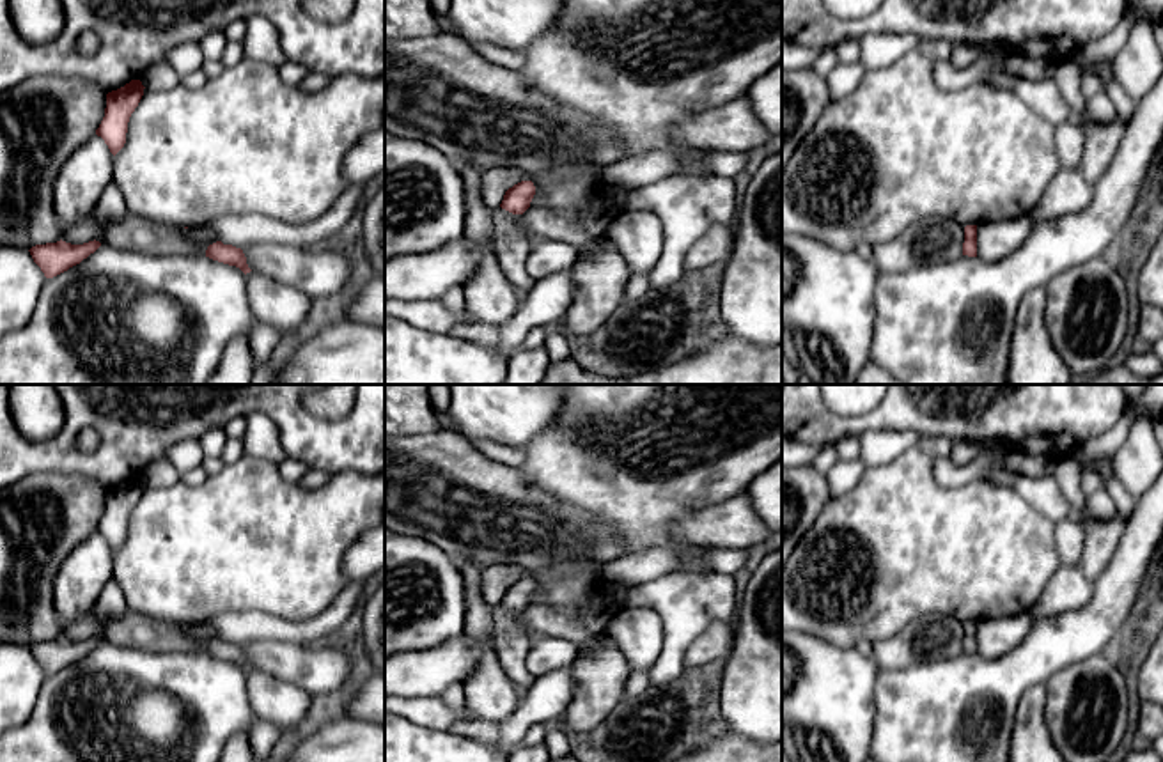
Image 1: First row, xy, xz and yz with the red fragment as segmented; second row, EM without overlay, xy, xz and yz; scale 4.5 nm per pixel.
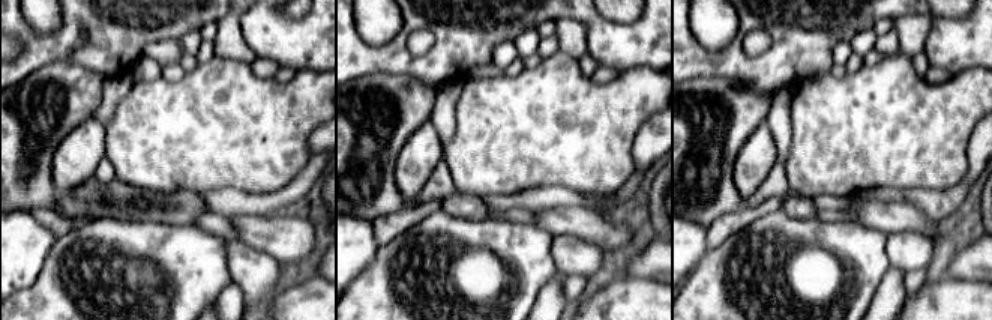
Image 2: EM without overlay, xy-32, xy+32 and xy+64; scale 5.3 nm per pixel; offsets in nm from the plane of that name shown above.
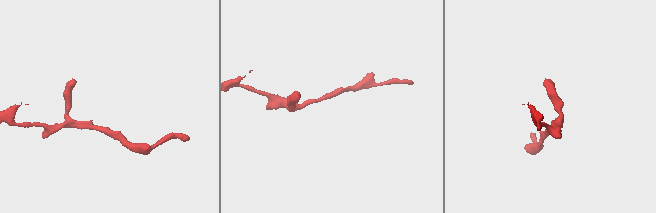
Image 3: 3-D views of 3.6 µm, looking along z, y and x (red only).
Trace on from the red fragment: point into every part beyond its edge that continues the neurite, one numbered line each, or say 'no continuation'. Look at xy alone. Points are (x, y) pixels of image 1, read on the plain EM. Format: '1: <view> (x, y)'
1: xy (241, 628)

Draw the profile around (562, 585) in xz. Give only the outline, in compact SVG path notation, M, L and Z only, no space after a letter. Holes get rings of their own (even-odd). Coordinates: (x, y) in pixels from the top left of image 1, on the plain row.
M573 558L564 564L550 565L530 578L535 592L530 604L553 608L578 608L606 581L603 569L608 562L592 558Z

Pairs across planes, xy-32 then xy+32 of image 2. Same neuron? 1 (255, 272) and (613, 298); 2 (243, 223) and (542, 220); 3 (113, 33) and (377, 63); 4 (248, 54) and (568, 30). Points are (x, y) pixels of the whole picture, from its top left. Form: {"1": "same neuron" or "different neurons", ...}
{"1": "different neurons", "2": "same neuron", "3": "same neuron", "4": "same neuron"}

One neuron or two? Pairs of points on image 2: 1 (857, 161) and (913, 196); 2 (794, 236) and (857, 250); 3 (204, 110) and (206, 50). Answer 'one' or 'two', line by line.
1: two
2: one
3: two

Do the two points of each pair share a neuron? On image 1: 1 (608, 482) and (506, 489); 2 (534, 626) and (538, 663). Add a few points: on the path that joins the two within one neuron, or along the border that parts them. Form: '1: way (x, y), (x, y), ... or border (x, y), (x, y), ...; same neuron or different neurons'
1: border (518, 468), (536, 486), (577, 507); different neurons
2: border (538, 637), (561, 637), (578, 645); different neurons

